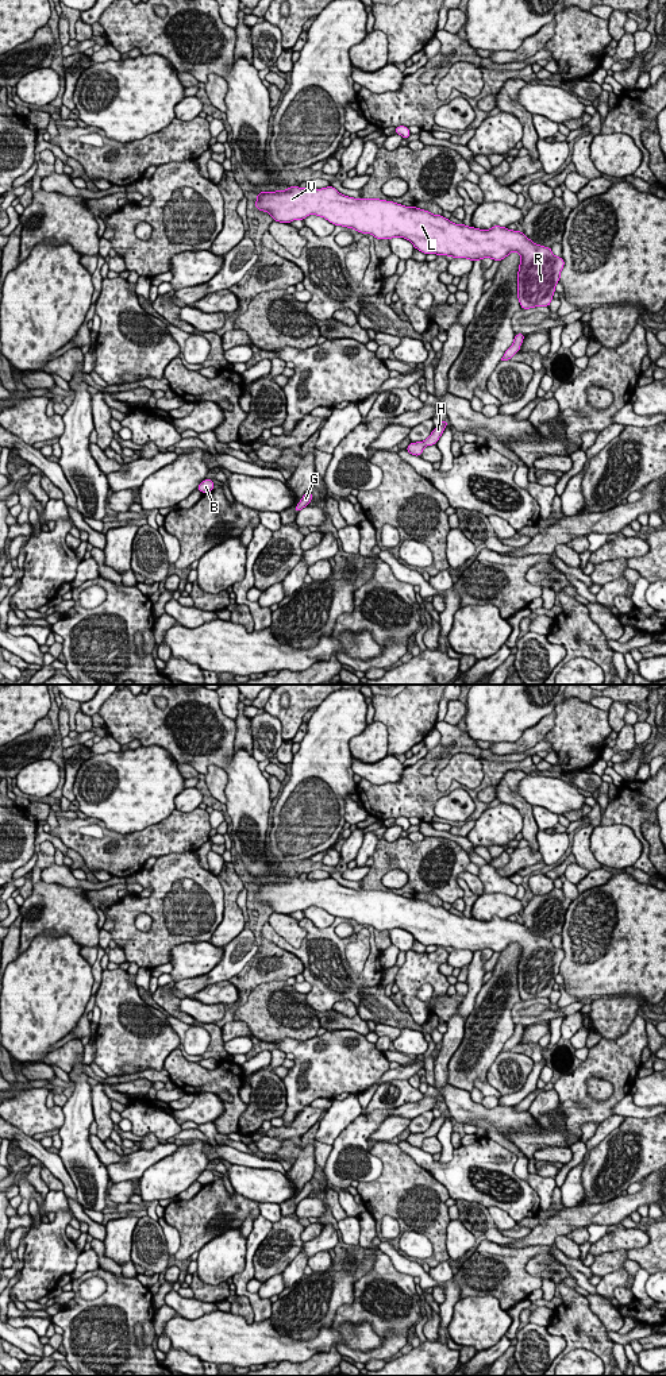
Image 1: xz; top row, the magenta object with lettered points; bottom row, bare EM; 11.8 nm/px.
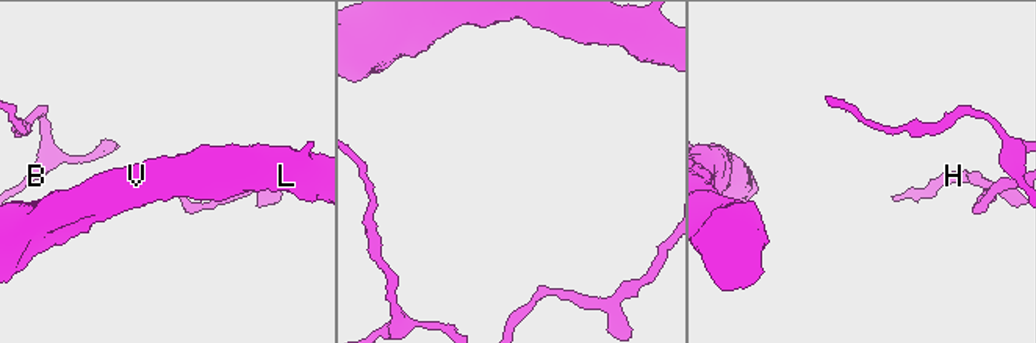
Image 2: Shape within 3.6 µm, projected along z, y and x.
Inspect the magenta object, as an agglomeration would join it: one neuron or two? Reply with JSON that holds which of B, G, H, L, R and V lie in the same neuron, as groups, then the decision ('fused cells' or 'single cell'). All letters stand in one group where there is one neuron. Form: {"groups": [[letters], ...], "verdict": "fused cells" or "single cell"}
{"groups": [["B", "G", "H", "L", "R", "V"]], "verdict": "single cell"}

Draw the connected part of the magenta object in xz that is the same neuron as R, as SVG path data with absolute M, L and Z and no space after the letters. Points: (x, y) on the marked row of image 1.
M331 185L322 189L289 186L286 190L258 192L255 208L272 215L274 221L290 223L304 220L309 215L324 217L334 226L354 228L361 234L370 234L376 239L404 238L423 254L449 255L481 261L492 258L503 261L511 253L517 251L520 265L517 271L517 298L523 309L548 307L559 282L565 266L563 258L555 257L551 247L535 244L521 231L512 231L507 227L493 226L489 230L474 228L473 226L455 224L442 215L432 215L426 209L405 207L393 201L380 199L354 199L339 193Z

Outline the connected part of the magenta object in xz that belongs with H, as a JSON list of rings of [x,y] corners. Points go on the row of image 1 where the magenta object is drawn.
[[[443,420],[438,427],[434,428],[431,435],[424,440],[424,442],[416,442],[416,443],[409,443],[408,447],[405,448],[407,452],[420,456],[423,452],[423,448],[427,446],[434,446],[438,443],[439,438],[442,436],[444,428],[447,427],[449,421]]]

